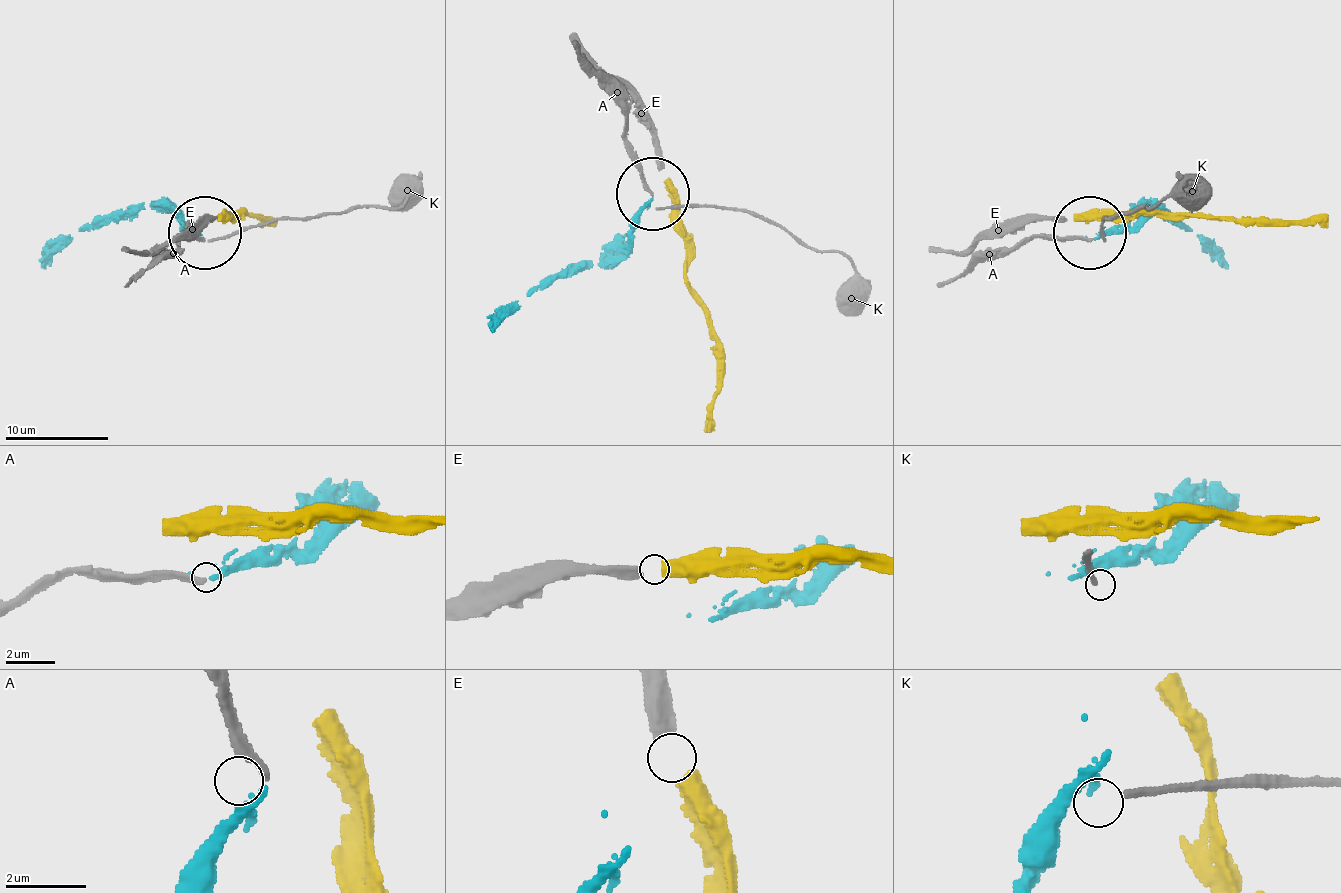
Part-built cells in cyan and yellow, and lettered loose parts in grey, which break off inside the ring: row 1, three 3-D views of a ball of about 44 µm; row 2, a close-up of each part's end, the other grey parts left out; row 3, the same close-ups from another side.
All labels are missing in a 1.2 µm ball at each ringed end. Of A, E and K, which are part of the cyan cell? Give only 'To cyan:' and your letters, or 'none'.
To cyan: A

